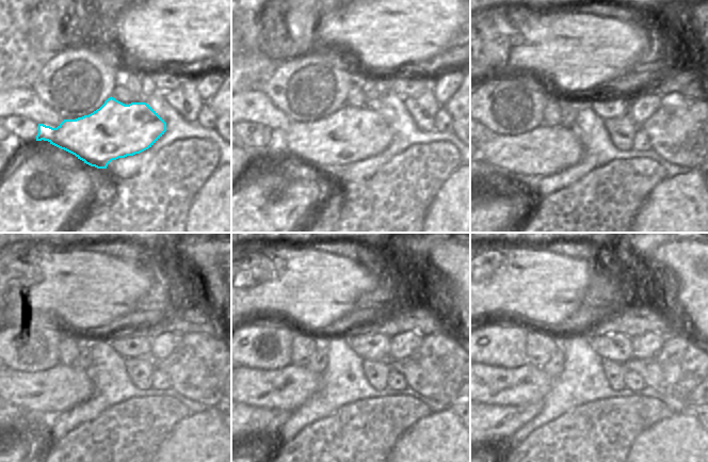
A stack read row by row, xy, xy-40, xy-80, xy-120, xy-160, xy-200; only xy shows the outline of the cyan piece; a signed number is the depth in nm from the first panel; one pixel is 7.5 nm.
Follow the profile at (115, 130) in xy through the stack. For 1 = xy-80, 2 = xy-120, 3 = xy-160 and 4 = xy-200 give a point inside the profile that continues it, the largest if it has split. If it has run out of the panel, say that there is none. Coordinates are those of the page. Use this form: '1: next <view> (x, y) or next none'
1: next xy-80 (545, 149)
2: next xy-120 (57, 389)
3: next xy-160 (288, 388)
4: next xy-200 (527, 384)

